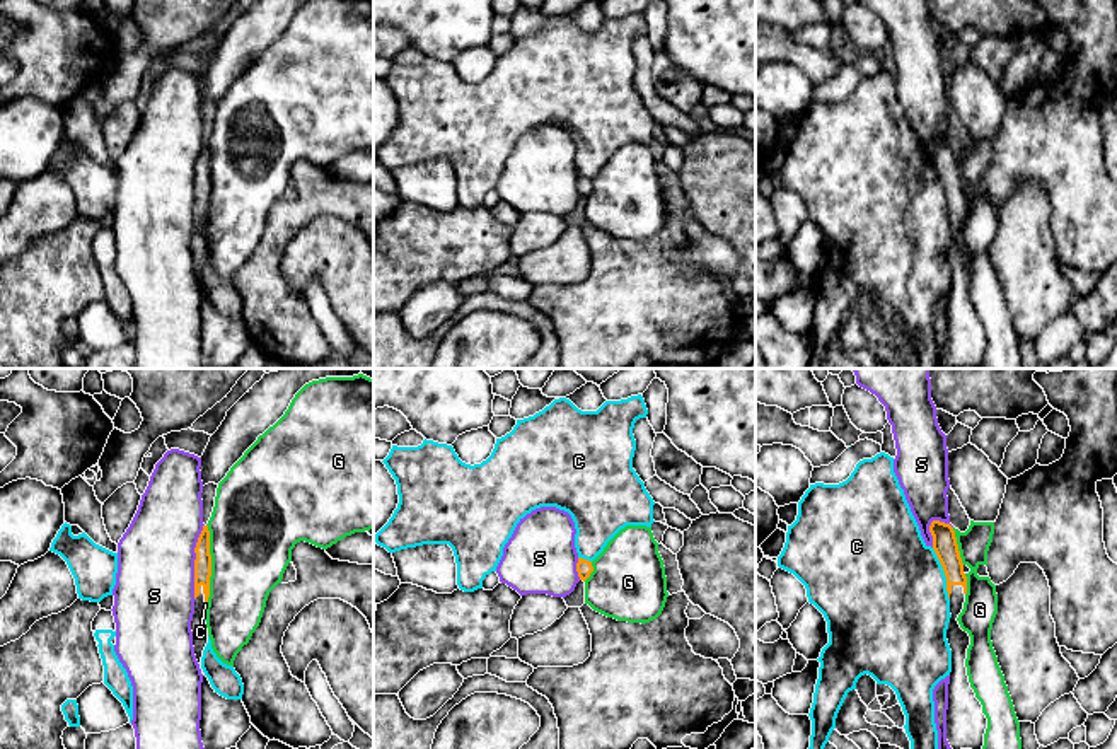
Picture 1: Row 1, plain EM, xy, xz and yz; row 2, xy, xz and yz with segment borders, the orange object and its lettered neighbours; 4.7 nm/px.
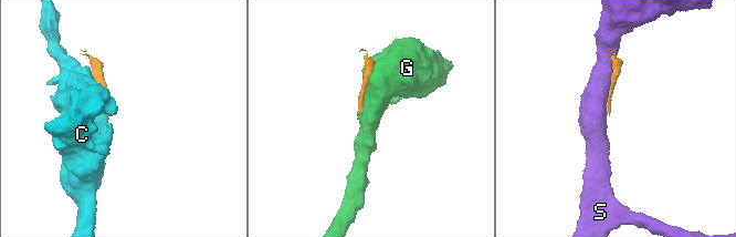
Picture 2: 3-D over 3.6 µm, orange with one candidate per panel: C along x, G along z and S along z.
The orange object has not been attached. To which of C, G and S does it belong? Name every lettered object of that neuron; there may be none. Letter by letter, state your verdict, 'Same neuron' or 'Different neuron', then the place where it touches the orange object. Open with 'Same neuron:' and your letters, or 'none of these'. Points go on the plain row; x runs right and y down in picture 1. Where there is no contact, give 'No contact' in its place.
Same neuron: none of these
C: Different neuron. Touches orange at yz (945, 191)
G: Different neuron. Touches orange at xy (210, 183)
S: Different neuron. Touches orange at xy (195, 179)

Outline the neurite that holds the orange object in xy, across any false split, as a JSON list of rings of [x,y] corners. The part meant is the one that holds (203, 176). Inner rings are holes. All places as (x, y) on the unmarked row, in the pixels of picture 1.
[[[203,143],[198,155],[194,177],[194,232],[191,239],[194,273],[201,287],[203,268],[208,261],[208,246],[203,235],[210,215],[211,172],[210,172],[210,148]]]

